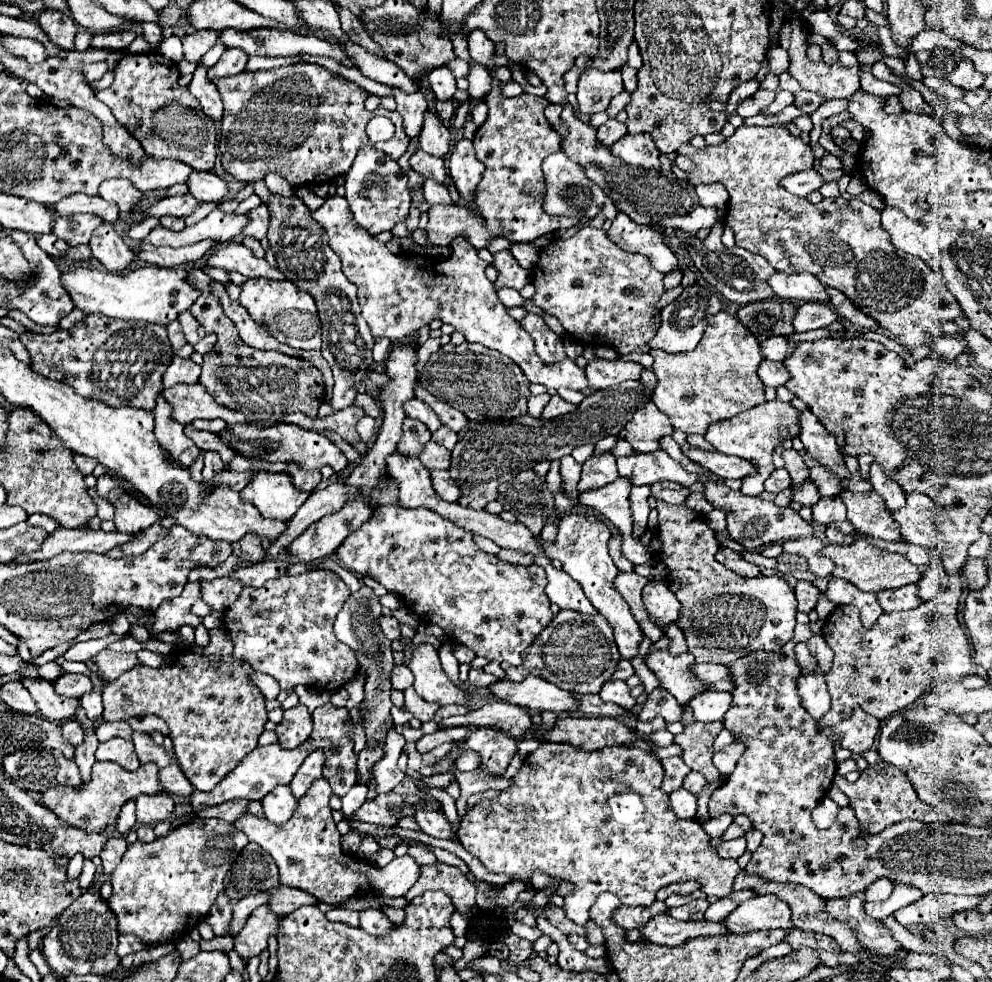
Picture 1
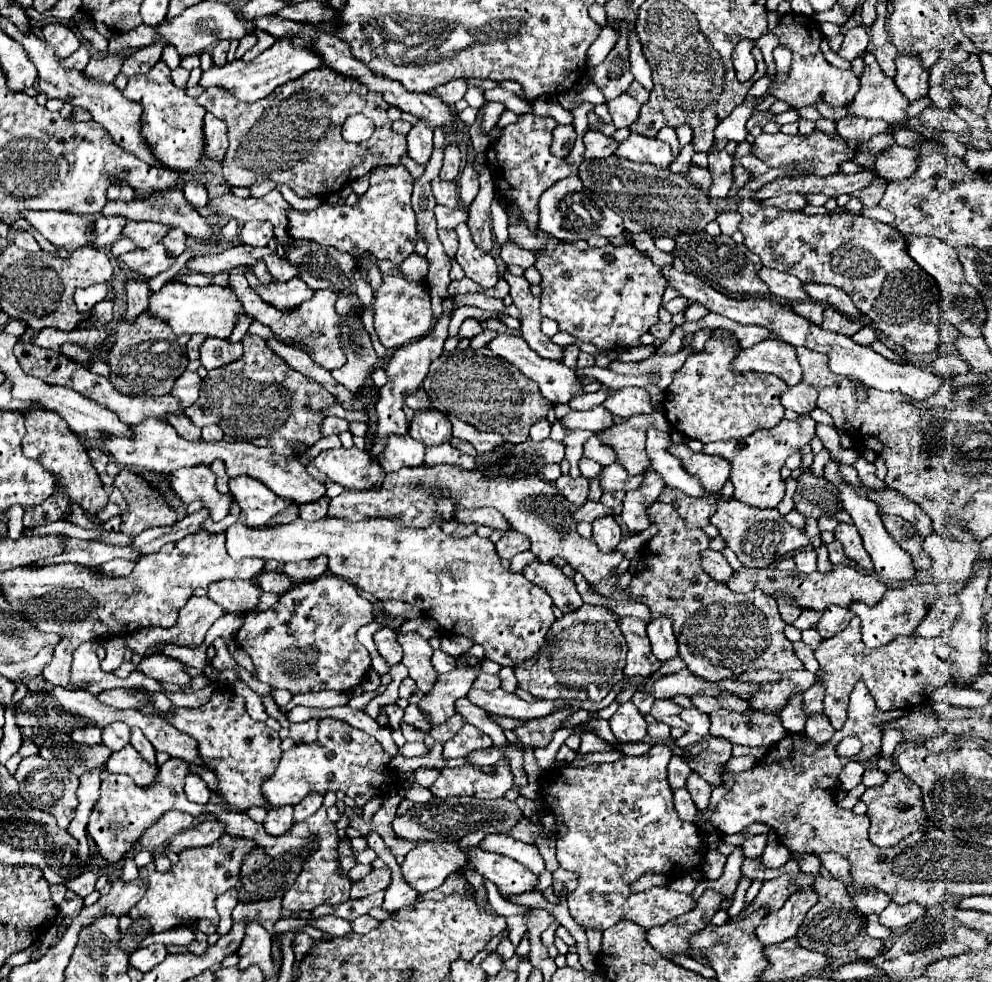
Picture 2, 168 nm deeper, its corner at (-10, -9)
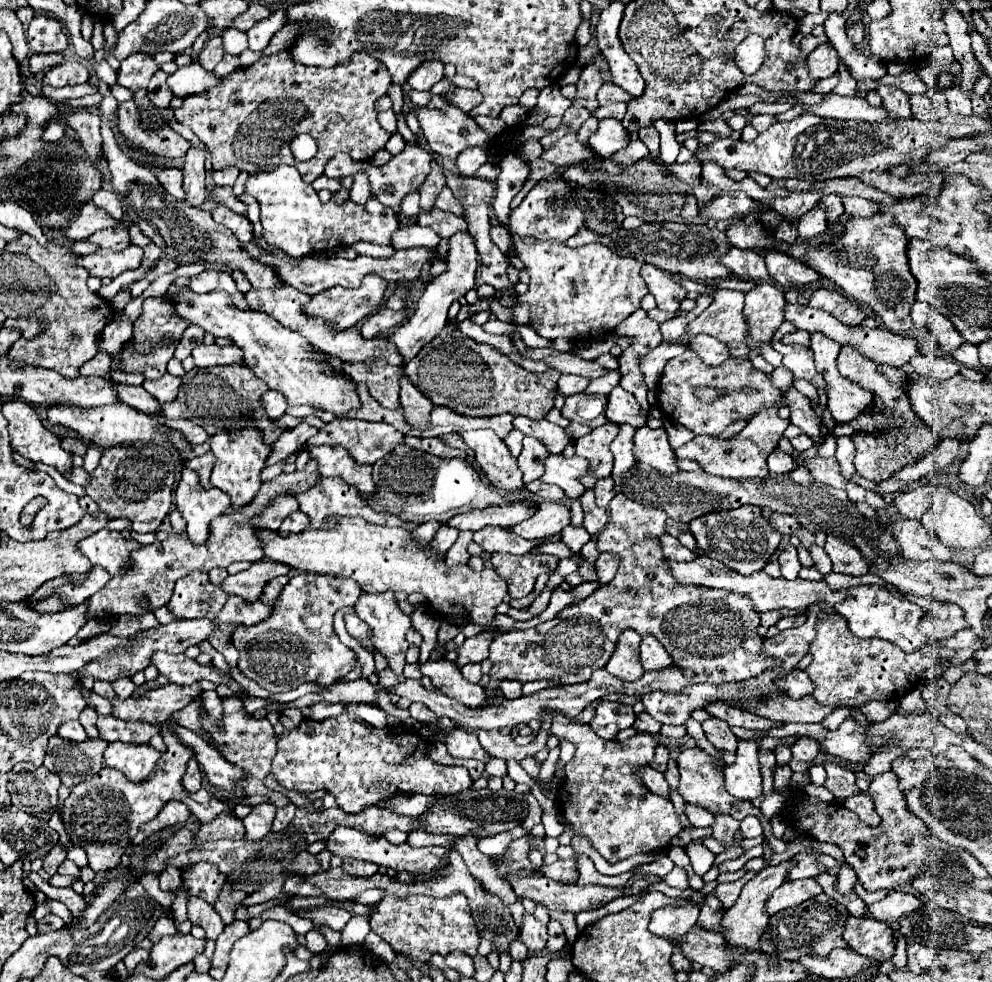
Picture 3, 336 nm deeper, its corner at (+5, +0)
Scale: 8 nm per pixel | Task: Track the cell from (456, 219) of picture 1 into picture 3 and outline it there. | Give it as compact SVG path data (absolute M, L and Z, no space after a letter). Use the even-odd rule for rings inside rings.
M413 226L413 228L399 228L393 234L393 246L399 248L413 248L413 246L423 246L423 248L435 248L439 244L437 232L431 232L431 228L425 226Z

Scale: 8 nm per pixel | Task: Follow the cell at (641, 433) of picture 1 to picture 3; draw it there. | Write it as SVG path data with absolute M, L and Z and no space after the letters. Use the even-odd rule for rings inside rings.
M607 422L595 430L591 430L589 434L581 436L575 440L575 448L577 448L577 456L587 458L589 460L589 474L585 478L581 478L581 482L591 488L597 480L607 478L613 470L613 454L609 450L613 438L617 436L617 424Z

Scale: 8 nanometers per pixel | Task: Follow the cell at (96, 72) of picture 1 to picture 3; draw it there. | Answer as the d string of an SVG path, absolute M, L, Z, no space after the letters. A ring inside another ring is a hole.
M133 100L119 104L119 132L125 138L127 146L131 150L147 152L151 156L161 158L181 158L189 150L189 142L177 134L171 128L159 128L159 130L145 130L139 126L139 112L133 104Z

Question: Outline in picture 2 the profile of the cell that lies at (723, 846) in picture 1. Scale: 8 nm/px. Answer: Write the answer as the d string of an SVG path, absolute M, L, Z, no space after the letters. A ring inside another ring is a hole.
M758 833L758 835L748 837L744 841L744 857L758 857L758 855L762 855L766 845L768 845L768 835L766 833Z

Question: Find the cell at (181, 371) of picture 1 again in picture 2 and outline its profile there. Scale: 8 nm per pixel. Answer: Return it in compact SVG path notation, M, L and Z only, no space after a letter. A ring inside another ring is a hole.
M184 371L176 379L170 395L174 395L180 401L180 409L186 409L186 407L190 407L196 401L198 389L200 389L200 375L196 371L194 373L192 371Z

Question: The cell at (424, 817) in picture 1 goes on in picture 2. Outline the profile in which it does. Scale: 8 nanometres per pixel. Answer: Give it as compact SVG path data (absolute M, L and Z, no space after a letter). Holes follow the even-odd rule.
M480 847L468 849L466 857L476 865L476 871L482 877L494 881L504 895L520 895L526 891L536 891L538 887L538 877L528 867L510 857L488 853Z

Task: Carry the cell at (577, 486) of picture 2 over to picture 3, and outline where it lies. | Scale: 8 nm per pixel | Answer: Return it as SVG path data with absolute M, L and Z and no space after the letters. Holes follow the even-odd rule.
M533 480L531 484L527 484L527 488L541 500L547 500L547 502L559 502L565 498L565 492L561 492L561 488L553 486L553 484L545 484L541 480Z

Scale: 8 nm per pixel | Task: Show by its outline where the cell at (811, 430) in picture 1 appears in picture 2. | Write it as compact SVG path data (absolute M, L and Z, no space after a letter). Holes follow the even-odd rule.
M830 459L828 465L824 467L824 477L830 479L830 481L840 489L840 493L842 493L842 505L844 505L844 509L852 515L854 525L856 525L856 529L860 531L860 535L862 535L862 539L864 539L864 549L866 549L868 555L872 557L874 573L876 573L882 581L886 581L886 583L912 581L914 575L916 575L916 569L914 569L914 565L912 565L912 557L888 535L888 531L886 531L884 525L882 525L882 519L880 519L880 513L878 513L876 505L872 505L872 501L868 501L868 499L858 497L858 495L854 493L854 489L844 483L844 479L838 475L838 465L840 465L838 461Z

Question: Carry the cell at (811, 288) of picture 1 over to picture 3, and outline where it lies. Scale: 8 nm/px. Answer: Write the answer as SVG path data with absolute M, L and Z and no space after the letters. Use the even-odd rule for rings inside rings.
M731 248L725 256L721 256L721 264L725 264L739 280L749 280L755 284L773 282L765 268L765 258L759 252Z

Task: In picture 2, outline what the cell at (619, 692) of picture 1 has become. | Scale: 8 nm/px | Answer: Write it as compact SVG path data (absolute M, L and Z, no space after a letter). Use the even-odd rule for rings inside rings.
M632 701L618 707L618 711L610 719L610 729L618 743L638 743L646 737L648 723L644 721L644 715L636 709Z

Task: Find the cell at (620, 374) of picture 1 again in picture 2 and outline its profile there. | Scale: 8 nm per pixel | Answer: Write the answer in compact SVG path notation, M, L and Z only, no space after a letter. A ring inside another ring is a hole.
M626 387L616 391L612 397L608 397L608 401L604 401L604 407L608 407L608 411L616 417L628 419L632 415L650 415L654 411L650 395L646 389L640 387Z

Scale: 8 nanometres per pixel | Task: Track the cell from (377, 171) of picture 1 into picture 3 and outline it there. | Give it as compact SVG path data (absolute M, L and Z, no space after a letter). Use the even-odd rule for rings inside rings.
M281 164L271 172L259 172L249 176L245 192L251 194L261 206L263 240L273 244L287 256L307 256L315 252L331 252L339 246L353 246L357 242L371 242L389 246L393 232L397 232L399 222L391 208L379 204L371 196L365 204L355 204L347 198L343 204L333 200L321 202L317 192L303 182L293 166Z

